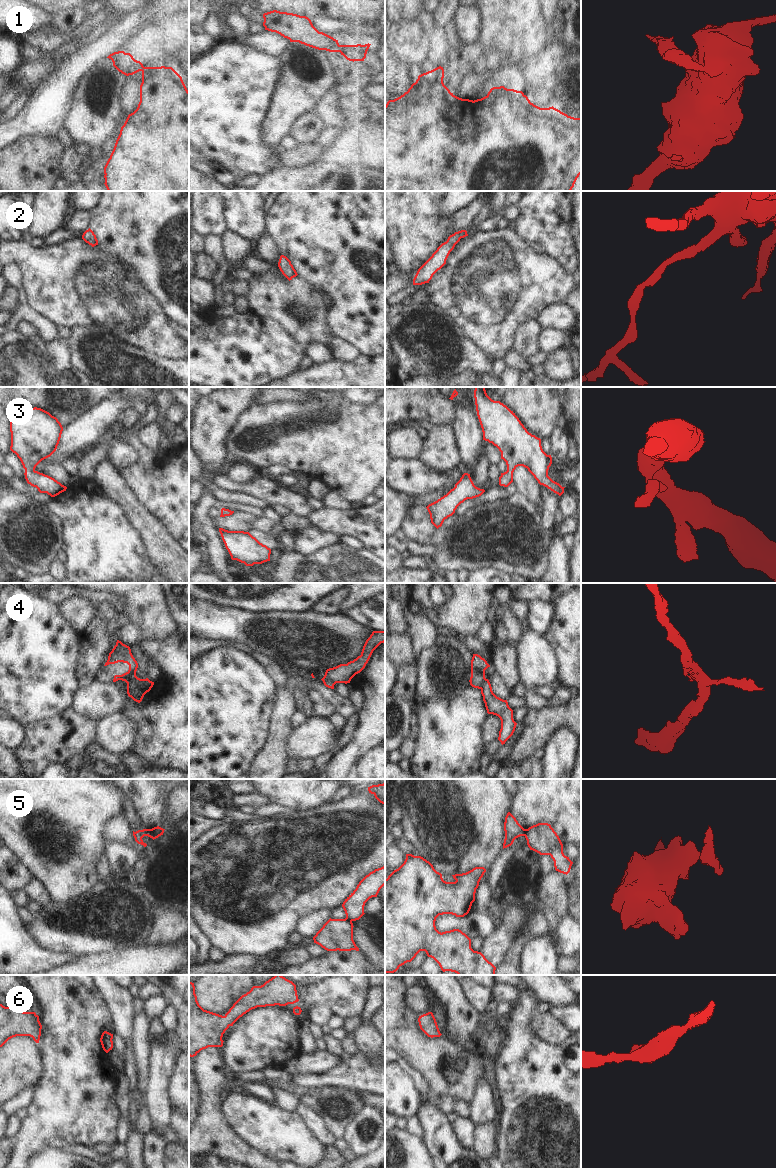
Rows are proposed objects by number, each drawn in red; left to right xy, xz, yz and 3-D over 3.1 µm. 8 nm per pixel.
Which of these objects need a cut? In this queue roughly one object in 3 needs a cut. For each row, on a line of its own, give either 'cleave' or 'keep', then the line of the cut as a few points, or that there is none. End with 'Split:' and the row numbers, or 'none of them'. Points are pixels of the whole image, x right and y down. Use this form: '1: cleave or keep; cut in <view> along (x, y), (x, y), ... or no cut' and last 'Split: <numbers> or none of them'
1: cleave; cut in xz along (338, 45), (339, 51)
2: keep; no cut
3: keep; no cut
4: cleave; cut in xy along (127, 682), (133, 682), (145, 693)
5: cleave; cut in xy along (149, 829), (149, 834), (152, 837)
6: keep; no cut
Split: 1, 4, 5

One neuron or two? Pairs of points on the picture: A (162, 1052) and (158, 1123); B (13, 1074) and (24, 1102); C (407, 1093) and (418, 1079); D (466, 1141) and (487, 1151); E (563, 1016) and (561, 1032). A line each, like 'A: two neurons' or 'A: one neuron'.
A: one neuron
B: two neurons
C: two neurons
D: two neurons
E: two neurons

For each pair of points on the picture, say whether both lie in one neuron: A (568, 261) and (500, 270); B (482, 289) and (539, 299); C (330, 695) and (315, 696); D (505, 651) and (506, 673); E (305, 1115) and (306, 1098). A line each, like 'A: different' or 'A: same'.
A: different
B: same
C: different
D: same
E: different

